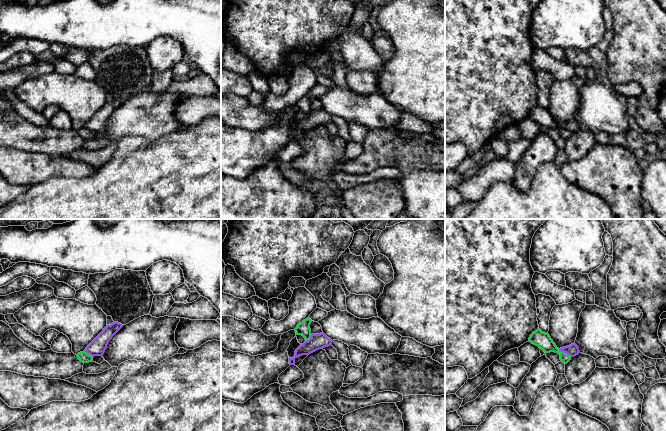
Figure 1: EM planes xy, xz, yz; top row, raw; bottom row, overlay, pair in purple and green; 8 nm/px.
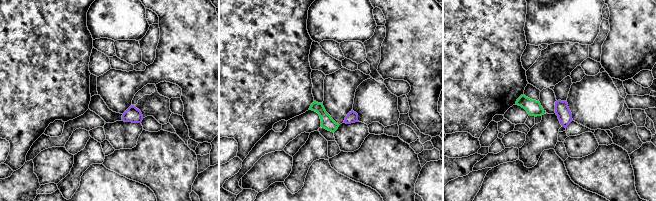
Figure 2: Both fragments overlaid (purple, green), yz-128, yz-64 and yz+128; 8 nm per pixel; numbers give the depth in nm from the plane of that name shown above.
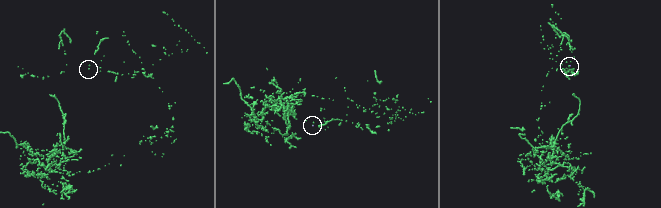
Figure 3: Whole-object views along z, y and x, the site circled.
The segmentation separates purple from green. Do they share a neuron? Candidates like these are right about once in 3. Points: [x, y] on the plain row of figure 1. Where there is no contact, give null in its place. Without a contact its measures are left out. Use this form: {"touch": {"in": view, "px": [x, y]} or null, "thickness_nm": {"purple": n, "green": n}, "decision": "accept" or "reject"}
{"touch": {"in": "yz", "px": [565, 128]}, "thickness_nm": {"purple": 100, "green": 130}, "decision": "reject"}

